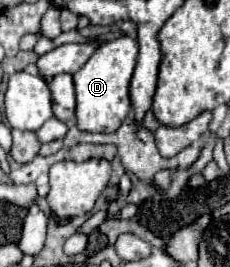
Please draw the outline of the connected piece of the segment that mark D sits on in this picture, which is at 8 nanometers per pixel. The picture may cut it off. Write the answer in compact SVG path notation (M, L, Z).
M121 36L113 42L101 44L93 56L73 74L77 94L77 128L85 132L115 132L123 118L131 112L129 84L137 62L137 42L129 36Z

